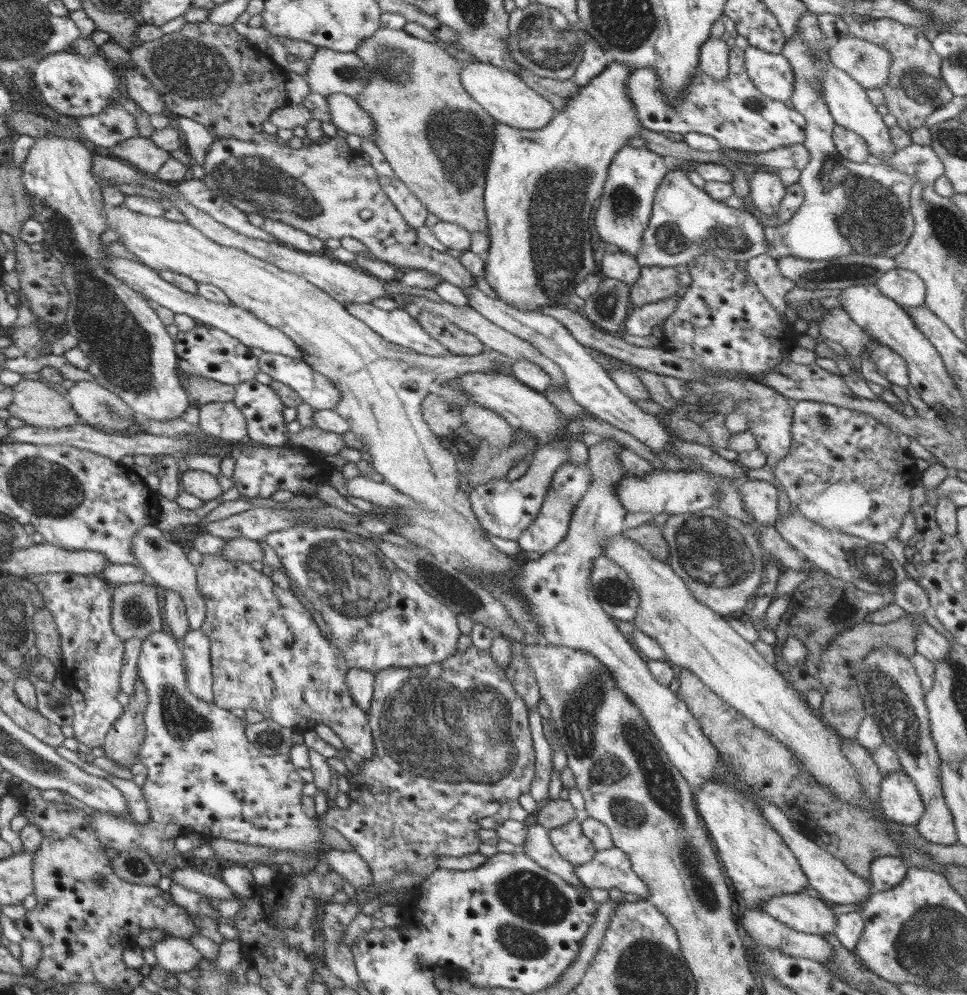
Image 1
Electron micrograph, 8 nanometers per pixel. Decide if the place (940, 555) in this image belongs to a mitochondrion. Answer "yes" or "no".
no

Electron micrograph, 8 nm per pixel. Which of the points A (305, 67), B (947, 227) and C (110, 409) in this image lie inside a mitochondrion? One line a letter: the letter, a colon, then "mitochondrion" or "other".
A: other
B: mitochondrion
C: mitochondrion

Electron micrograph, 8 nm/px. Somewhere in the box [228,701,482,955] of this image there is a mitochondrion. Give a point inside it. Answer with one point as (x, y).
(269, 739)

